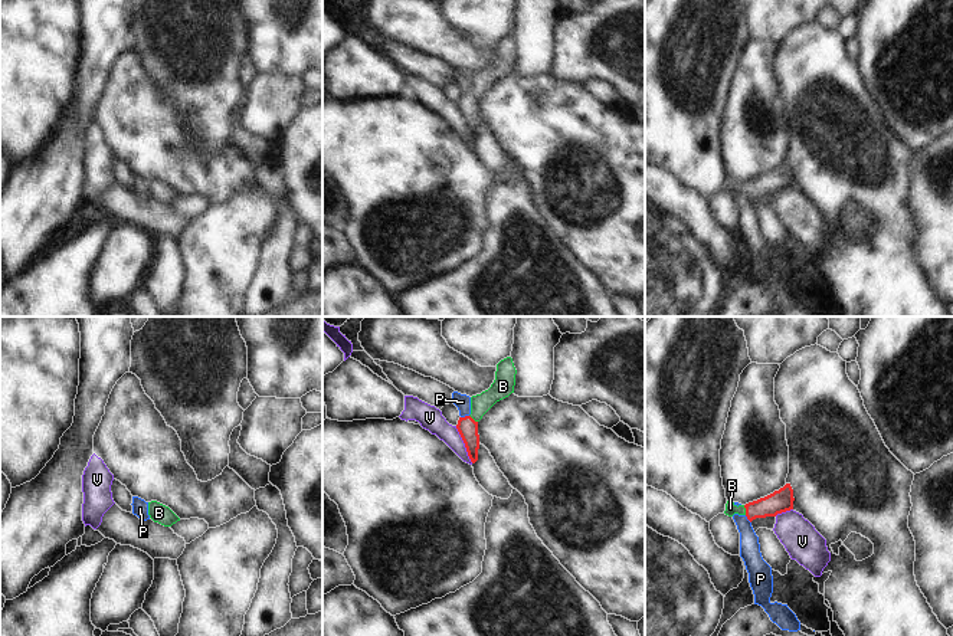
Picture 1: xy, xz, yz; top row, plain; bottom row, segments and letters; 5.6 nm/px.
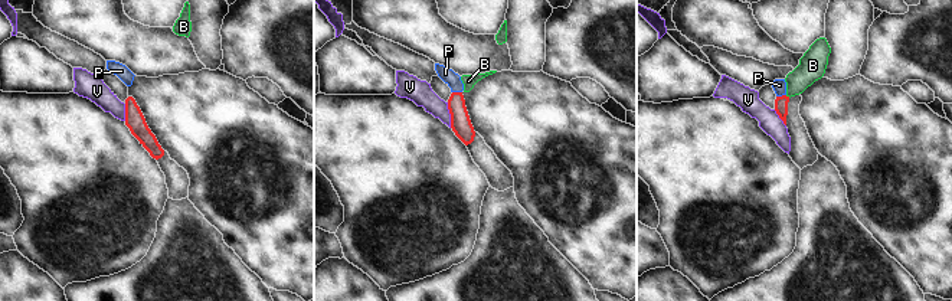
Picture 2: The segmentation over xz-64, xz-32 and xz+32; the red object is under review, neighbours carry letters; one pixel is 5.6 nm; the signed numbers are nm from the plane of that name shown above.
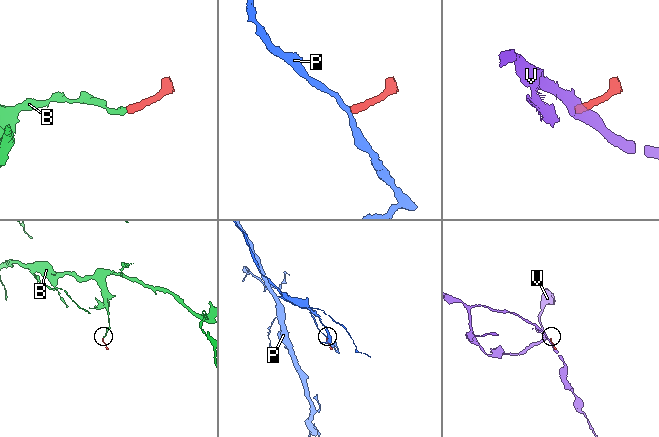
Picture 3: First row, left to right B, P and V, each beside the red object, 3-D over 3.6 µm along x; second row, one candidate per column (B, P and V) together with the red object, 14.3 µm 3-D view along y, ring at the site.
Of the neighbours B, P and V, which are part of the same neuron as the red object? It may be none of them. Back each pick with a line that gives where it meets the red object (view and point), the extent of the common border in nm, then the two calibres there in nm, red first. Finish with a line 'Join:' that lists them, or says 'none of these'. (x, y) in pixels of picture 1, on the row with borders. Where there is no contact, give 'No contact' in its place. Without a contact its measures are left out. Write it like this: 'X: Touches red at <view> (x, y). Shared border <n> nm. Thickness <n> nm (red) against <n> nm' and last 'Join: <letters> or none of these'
B: Touches red at yz (746, 510). Shared border 60 nm. Thickness 130 nm (red) against 60 nm
Join: B

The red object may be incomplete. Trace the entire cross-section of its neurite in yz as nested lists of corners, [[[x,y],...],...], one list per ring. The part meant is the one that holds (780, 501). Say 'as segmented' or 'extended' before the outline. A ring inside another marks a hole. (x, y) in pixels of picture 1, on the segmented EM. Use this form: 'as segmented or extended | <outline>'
extended | [[[786,483],[779,491],[746,505],[737,506],[734,502],[727,501],[724,514],[728,517],[734,514],[746,515],[751,522],[756,518],[776,517],[777,514],[793,509],[793,501],[793,489],[790,483]]]

